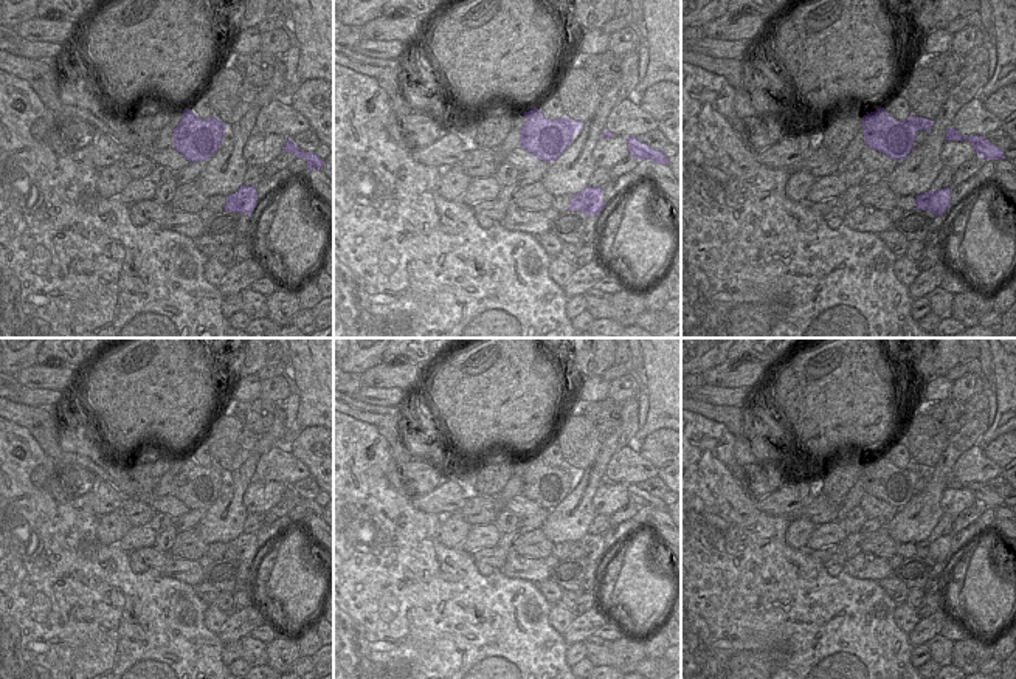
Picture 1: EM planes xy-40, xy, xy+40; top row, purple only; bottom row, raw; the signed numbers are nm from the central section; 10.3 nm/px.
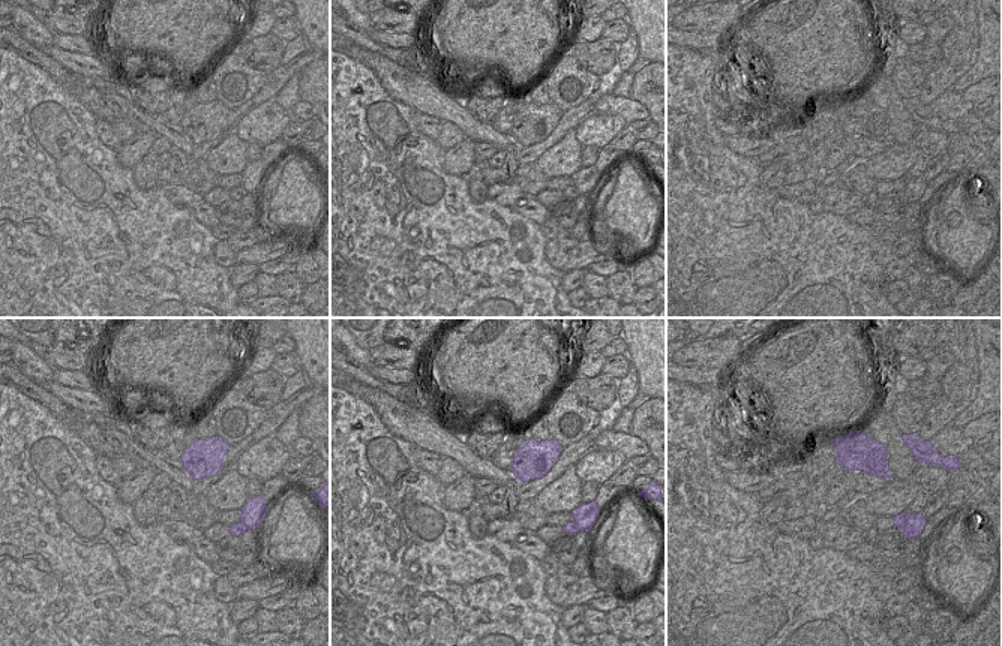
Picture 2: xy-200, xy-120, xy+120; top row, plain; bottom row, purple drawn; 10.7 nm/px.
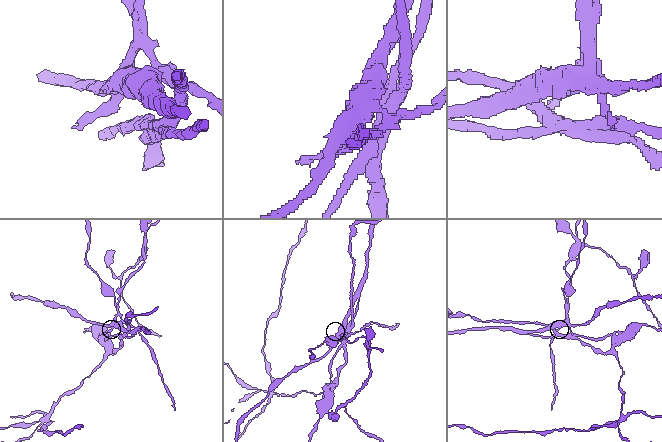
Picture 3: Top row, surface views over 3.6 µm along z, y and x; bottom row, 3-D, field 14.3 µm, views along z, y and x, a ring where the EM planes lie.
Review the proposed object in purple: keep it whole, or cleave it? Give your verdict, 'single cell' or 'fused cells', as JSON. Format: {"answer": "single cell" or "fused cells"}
{"answer": "fused cells"}

